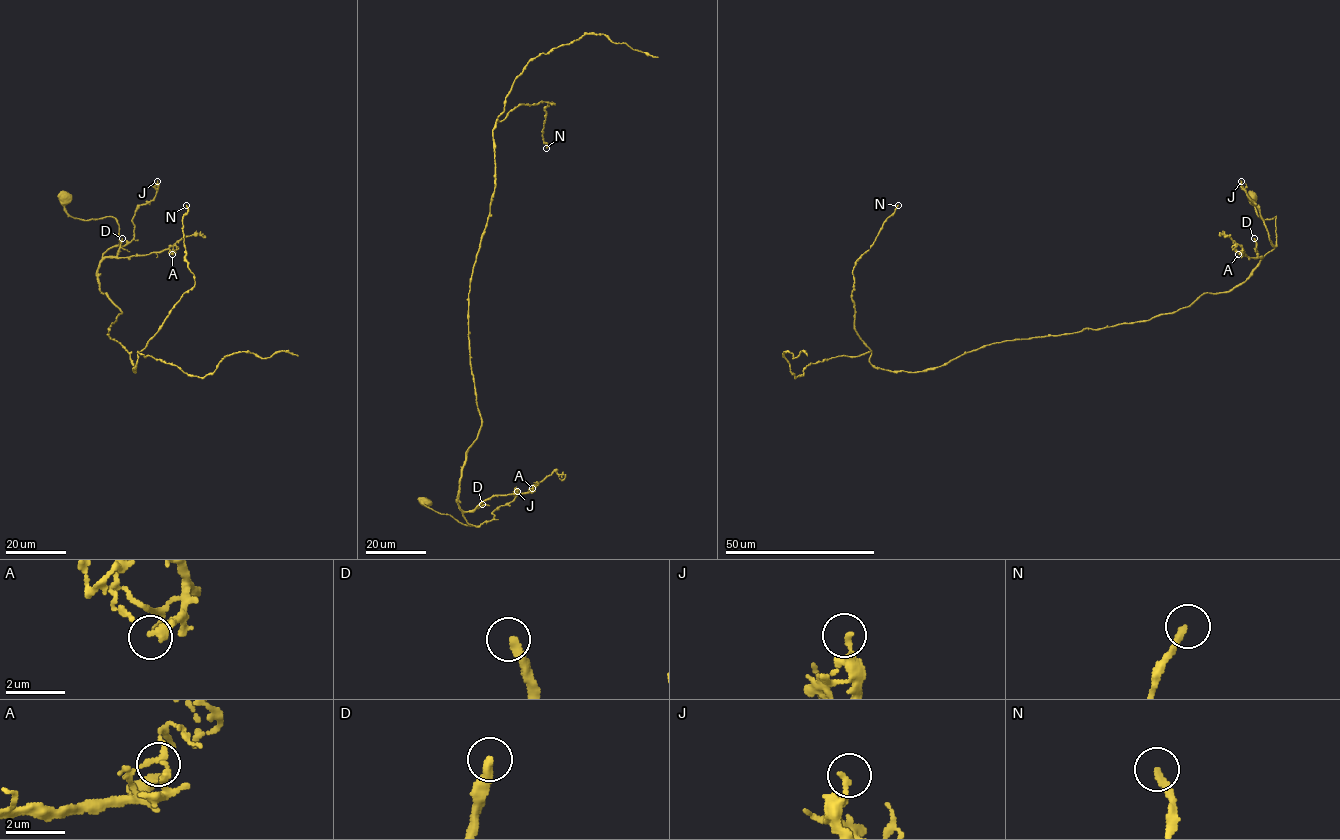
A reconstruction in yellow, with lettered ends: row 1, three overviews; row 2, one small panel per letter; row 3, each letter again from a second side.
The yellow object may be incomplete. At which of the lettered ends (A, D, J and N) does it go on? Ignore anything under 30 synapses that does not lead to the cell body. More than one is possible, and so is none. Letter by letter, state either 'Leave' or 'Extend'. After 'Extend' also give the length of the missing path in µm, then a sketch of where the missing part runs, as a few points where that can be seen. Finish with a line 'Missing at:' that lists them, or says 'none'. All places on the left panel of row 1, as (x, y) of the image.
A: Leave
D: Extend. Missing length about 20 µm. Course of what is missing: (122, 238), (141, 209), (145, 217)
J: Leave
N: Extend. Missing length about 60 µm. Course of what is missing: (186, 205), (185, 191), (189, 169), (197, 161), (202, 142), (193, 53), (188, 49)
Missing at: D, N

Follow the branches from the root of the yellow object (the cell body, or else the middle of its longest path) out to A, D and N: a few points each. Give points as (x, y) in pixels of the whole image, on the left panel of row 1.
A: (65, 196), (64, 209), (74, 218), (116, 220), (119, 243), (103, 257), (168, 249), (172, 254)
D: (65, 196), (64, 209), (74, 218), (112, 216), (116, 220), (119, 243), (103, 257), (114, 257), (122, 238)
N: (65, 196), (70, 216), (118, 225), (97, 279), (121, 311), (108, 336), (135, 372), (194, 283), (186, 205)

